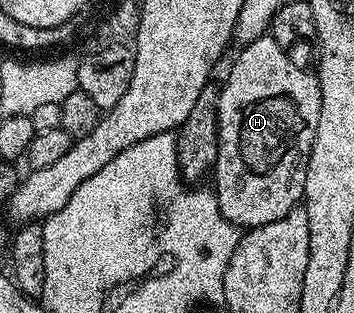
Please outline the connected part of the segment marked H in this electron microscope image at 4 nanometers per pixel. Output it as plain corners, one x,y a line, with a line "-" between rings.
270,34
249,40
236,56
224,84
219,85
218,158
214,165
214,191
222,218
241,230
278,222
303,201
306,166
314,146
320,113
320,82
291,60
289,53

